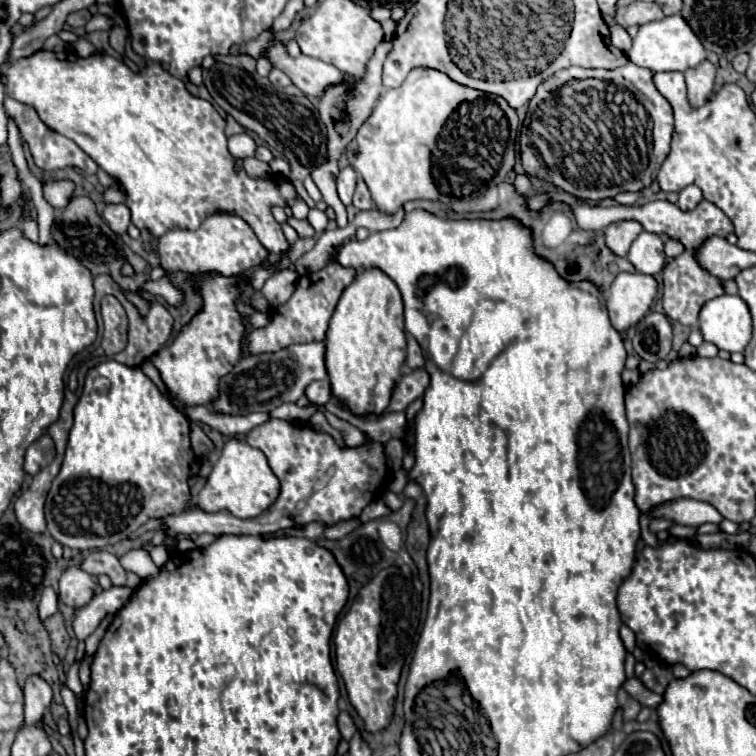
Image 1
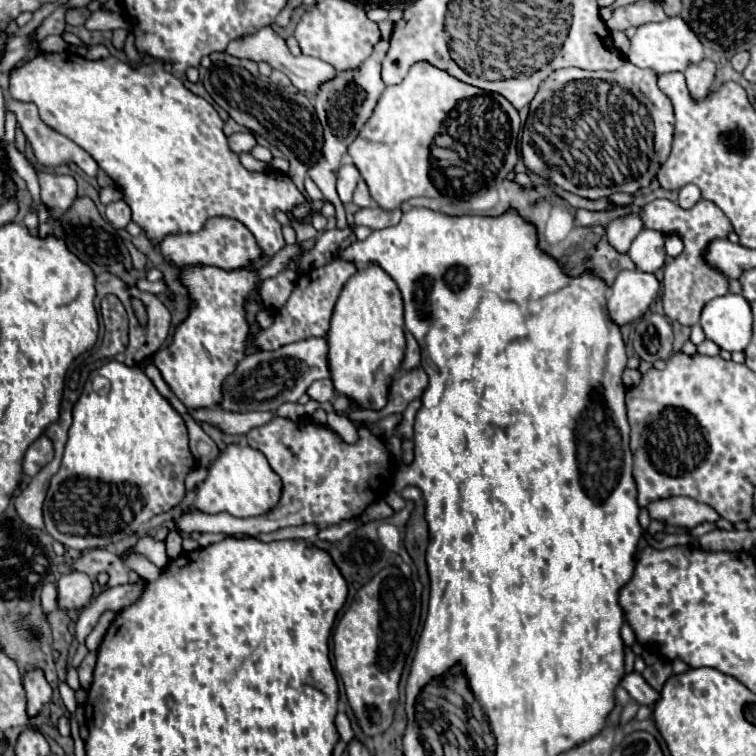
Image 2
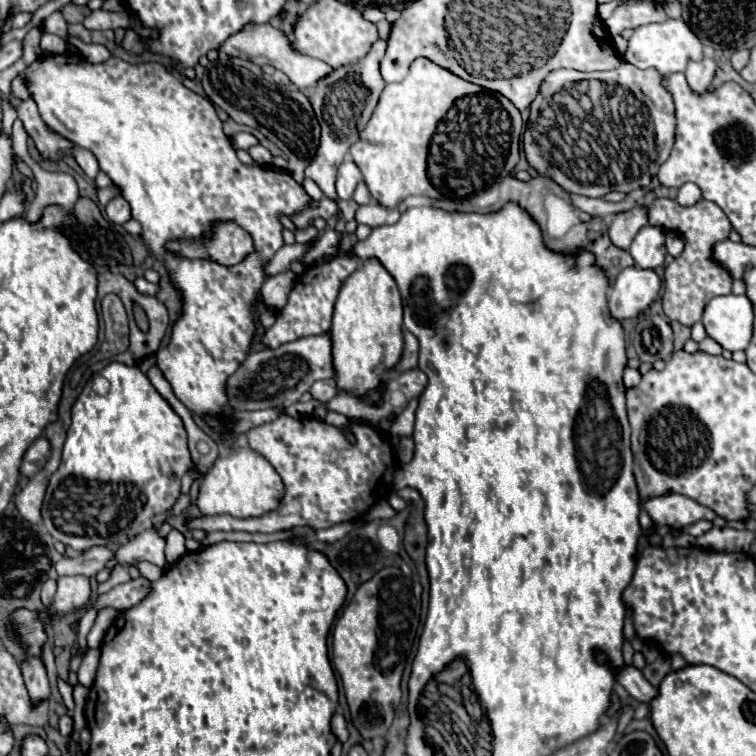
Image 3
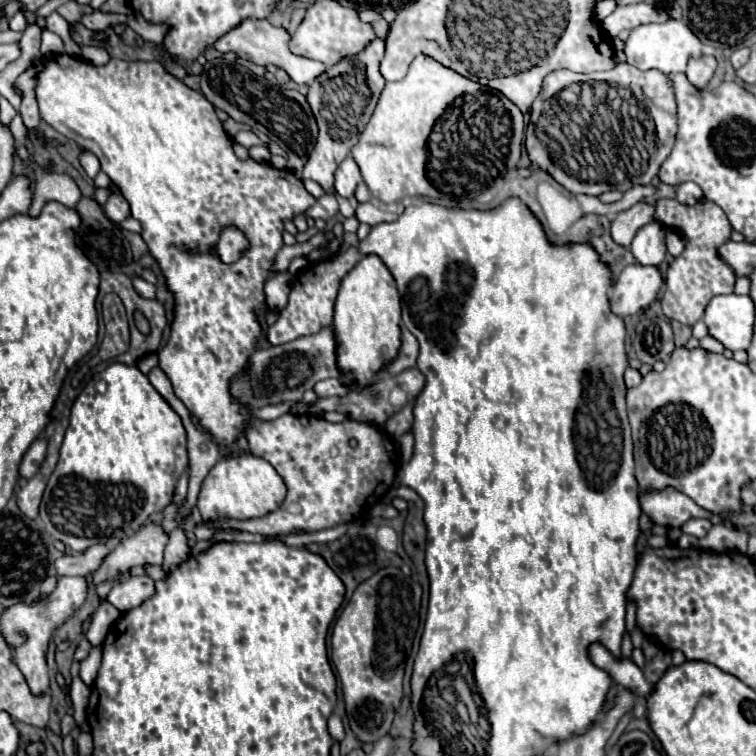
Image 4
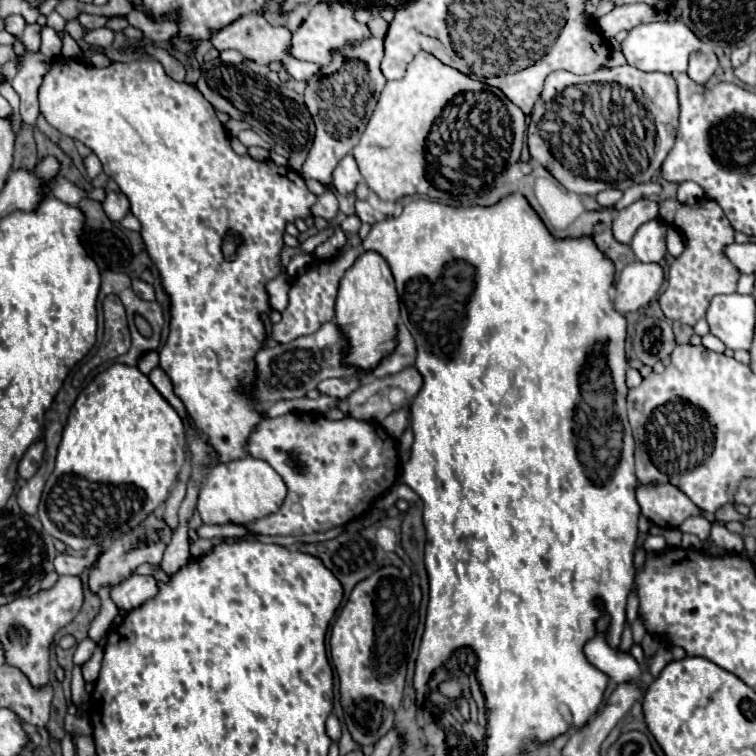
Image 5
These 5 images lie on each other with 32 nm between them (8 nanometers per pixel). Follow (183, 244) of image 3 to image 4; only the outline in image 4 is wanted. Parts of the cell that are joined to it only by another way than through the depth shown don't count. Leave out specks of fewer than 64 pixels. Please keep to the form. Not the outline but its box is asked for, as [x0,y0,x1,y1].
[214,226,248,264]

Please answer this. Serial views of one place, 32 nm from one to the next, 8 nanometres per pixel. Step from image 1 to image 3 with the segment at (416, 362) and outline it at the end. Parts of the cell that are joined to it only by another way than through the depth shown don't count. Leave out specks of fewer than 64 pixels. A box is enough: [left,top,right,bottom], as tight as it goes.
[396,330,418,372]

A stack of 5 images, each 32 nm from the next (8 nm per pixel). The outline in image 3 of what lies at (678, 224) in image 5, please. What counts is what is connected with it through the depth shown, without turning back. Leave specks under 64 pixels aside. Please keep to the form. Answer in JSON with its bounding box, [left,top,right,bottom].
[648,198,732,326]

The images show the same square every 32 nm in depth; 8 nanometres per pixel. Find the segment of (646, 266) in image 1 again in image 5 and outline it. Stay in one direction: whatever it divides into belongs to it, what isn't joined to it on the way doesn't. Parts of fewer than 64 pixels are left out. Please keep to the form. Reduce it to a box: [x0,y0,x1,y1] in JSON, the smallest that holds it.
[630,218,666,262]

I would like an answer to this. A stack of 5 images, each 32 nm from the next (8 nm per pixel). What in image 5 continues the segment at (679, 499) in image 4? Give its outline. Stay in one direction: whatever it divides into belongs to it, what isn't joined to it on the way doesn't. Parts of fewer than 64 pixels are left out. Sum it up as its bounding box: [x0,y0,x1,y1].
[636,484,700,528]

